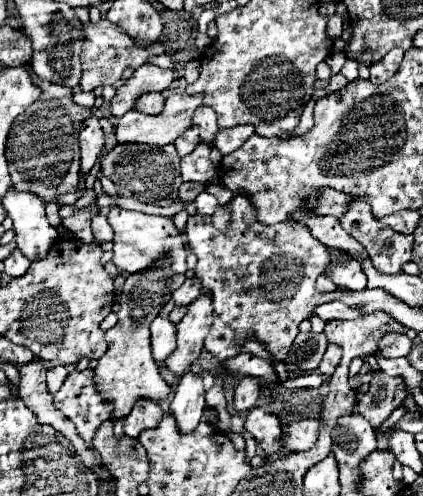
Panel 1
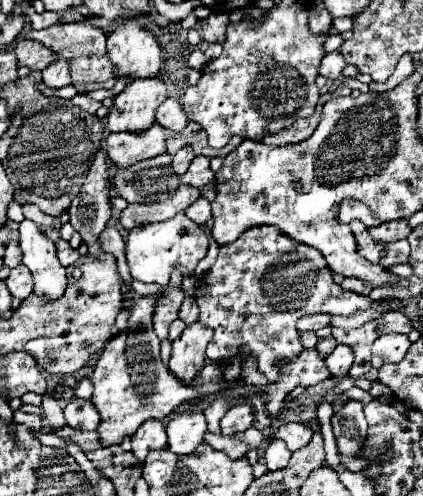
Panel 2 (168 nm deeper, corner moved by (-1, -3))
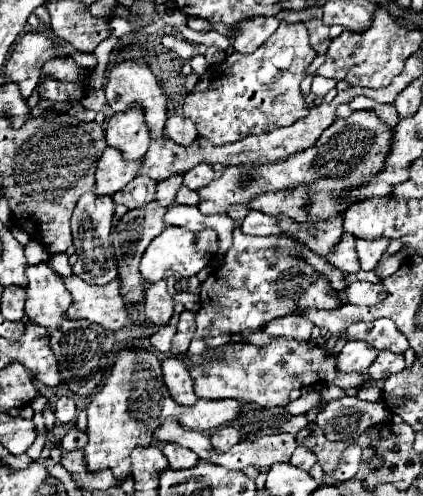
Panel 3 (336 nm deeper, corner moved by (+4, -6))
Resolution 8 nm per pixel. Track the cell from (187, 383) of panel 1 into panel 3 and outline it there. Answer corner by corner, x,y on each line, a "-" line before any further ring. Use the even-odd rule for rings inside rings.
165,442
163,444
163,454
169,460
169,468
173,470
183,470
183,468
191,468
197,464
197,454
191,450
185,450
183,446
175,446
175,442

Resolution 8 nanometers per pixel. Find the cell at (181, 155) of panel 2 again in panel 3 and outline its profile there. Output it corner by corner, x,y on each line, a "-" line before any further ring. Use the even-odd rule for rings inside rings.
173,174
173,178
165,178
163,182
157,184
157,194
155,198
159,200
161,206
171,206
175,202
175,194
183,184
183,176
181,174

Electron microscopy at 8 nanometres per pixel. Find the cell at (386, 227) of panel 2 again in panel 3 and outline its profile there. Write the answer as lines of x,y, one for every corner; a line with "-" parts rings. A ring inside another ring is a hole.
359,238
357,240
357,254
359,254
361,270
373,270
373,266
381,258
381,254
387,250
389,242
391,242
389,238
377,238
377,240

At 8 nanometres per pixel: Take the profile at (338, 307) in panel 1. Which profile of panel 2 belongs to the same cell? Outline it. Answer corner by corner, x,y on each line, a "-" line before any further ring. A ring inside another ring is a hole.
312,313
312,315
300,317
300,319
296,321
298,333
304,333
304,331
318,331
320,327
326,327
326,325
328,325
330,317
332,317
332,315
324,315
324,313

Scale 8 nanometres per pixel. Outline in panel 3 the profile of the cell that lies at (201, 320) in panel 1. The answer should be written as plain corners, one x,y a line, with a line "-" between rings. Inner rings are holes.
169,356
163,360
163,380
175,402
183,406
191,406
197,402
197,396
193,392
195,380
191,378
189,368
185,366
183,358

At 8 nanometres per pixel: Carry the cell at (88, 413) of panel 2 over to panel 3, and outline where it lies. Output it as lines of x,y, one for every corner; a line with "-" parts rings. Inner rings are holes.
71,426
71,428
67,430
67,434
63,436
63,440
61,440
61,446
63,446
65,450
73,450
75,446
77,446
77,448
85,448
85,444
87,444
87,432
79,430
77,426

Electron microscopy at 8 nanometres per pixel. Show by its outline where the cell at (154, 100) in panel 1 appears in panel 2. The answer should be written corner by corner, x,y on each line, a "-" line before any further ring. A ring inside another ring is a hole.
166,99
160,109
156,111
156,121
166,127
166,129
172,129
172,131
182,131
186,125
188,125
188,117
182,109
182,105
176,101
176,99

